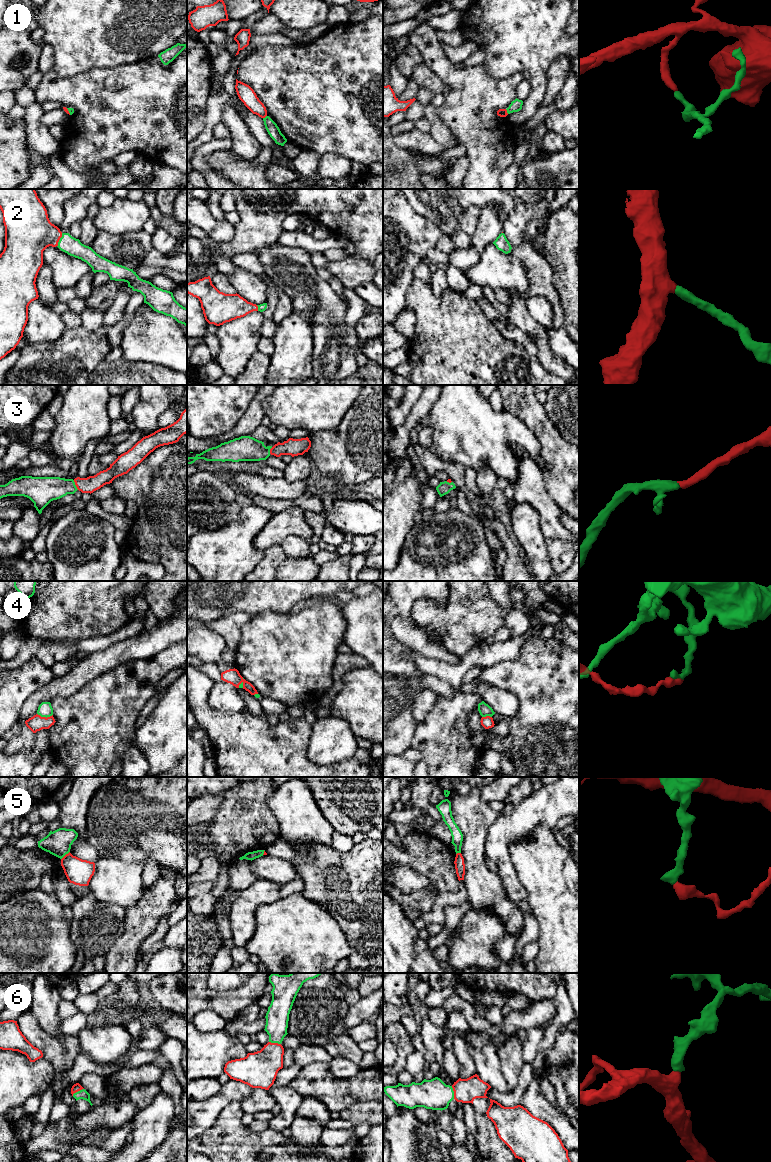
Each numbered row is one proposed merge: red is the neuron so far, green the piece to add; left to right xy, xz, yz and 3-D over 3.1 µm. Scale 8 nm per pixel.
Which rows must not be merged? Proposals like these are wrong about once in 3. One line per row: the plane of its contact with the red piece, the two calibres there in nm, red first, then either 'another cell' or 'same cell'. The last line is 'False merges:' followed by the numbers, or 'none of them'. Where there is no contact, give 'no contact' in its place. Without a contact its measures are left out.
1: meets red in yz; 60 nm thick on the red side, 90 nm on the other; another cell
2: meets red in xy; 380 nm thick on the red side, 140 nm on the other; same cell
3: meets red in xy; 130 nm thick on the red side, 200 nm on the other; same cell
4: meets red in xy; 130 nm thick on the red side, 120 nm on the other; another cell
5: meets red in xy; 200 nm thick on the red side, 200 nm on the other; another cell
6: meets red in yz; 190 nm thick on the red side, 240 nm on the other; same cell
False merges: 1, 4, 5

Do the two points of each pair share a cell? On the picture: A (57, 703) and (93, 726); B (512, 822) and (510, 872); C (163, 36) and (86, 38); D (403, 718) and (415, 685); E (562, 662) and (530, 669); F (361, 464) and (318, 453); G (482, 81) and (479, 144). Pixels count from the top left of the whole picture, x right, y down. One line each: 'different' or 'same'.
A: same
B: same
C: same
D: same
E: same
F: same
G: same

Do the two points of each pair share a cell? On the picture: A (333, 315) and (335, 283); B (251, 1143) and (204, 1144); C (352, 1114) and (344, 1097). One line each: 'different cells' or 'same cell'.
A: different cells
B: same cell
C: different cells

